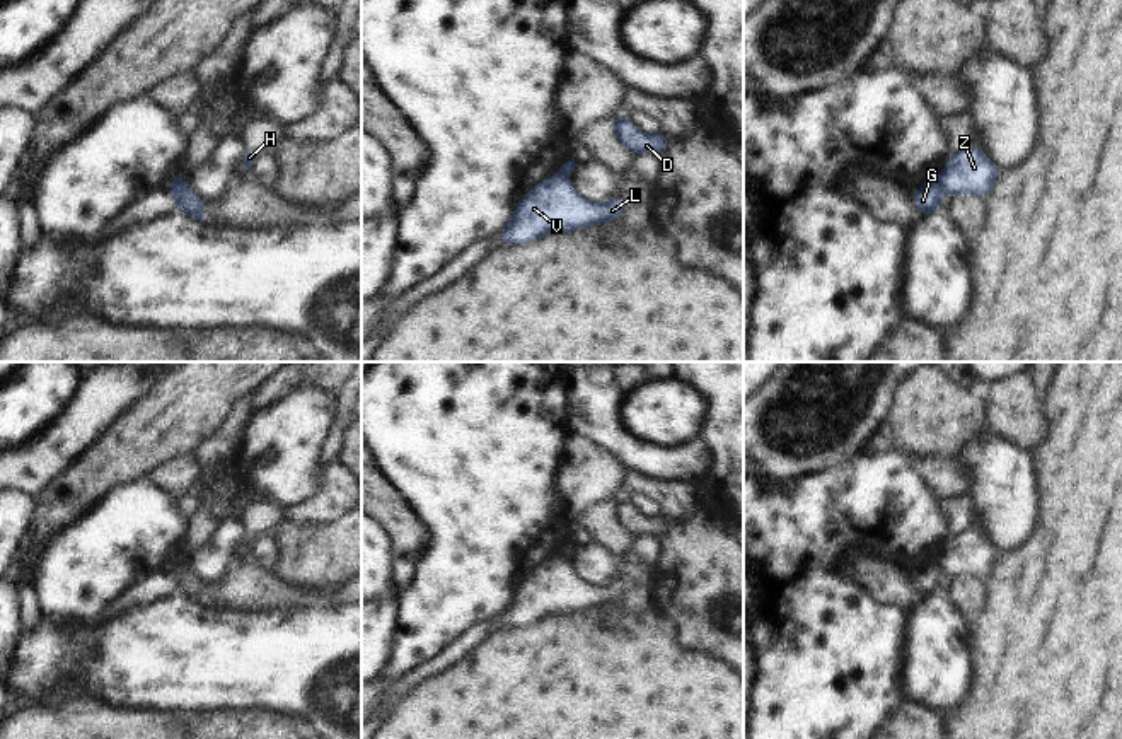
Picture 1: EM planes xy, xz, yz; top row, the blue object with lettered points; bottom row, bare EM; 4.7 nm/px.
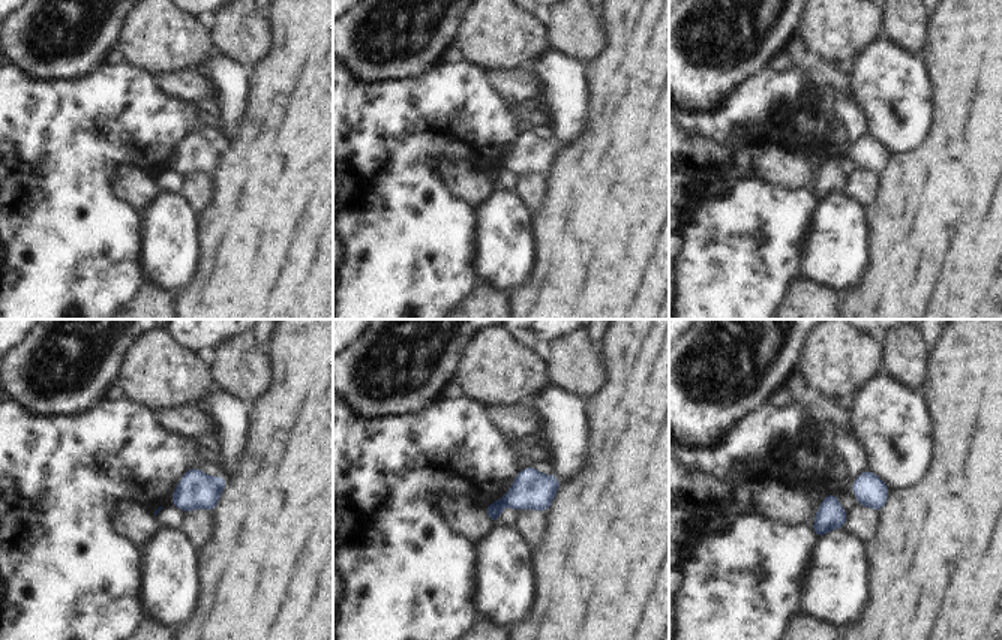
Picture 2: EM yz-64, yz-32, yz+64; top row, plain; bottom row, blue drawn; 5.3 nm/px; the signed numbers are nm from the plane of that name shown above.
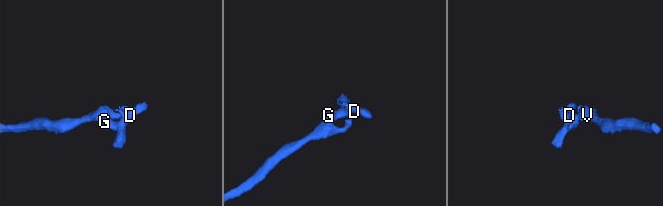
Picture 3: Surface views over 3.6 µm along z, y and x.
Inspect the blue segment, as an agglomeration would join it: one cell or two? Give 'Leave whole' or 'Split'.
Split

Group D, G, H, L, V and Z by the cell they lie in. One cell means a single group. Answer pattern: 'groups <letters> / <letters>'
groups D G / H L V Z

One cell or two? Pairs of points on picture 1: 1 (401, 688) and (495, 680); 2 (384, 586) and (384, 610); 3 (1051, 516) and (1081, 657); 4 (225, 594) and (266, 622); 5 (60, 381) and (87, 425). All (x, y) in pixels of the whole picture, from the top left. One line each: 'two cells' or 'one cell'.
1: two cells
2: two cells
3: one cell
4: two cells
5: two cells

